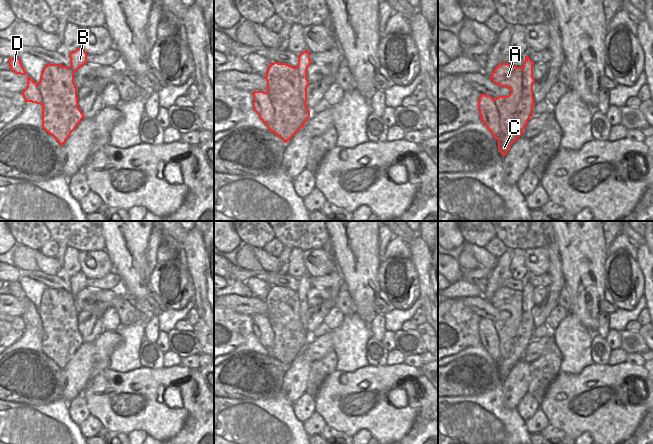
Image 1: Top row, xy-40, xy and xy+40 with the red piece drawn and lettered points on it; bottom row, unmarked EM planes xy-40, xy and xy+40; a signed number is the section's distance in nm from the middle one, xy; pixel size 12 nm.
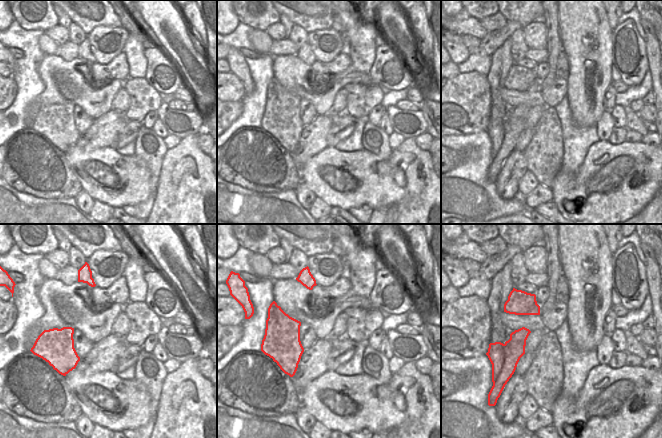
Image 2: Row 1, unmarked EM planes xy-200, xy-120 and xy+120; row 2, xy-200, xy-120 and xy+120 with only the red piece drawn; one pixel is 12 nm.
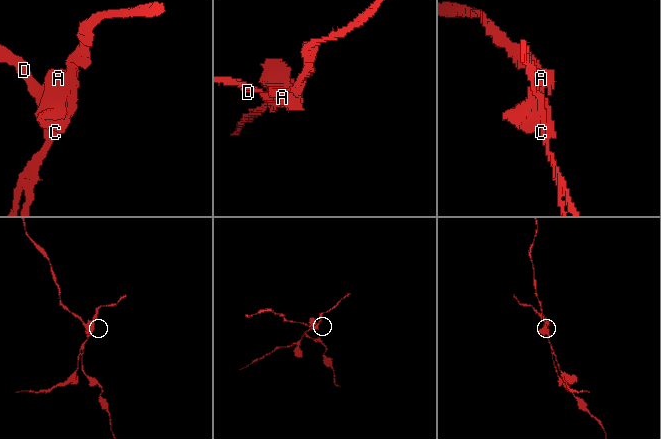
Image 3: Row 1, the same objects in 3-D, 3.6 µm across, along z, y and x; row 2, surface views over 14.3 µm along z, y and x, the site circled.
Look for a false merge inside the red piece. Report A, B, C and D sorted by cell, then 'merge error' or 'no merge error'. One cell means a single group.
A B C / D; merge error

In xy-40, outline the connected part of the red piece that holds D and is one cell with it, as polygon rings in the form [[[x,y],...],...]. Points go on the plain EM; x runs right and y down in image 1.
[[[10,282],[8,283],[10,295],[20,298],[20,299],[26,299],[26,295],[21,287],[21,284],[19,282]]]

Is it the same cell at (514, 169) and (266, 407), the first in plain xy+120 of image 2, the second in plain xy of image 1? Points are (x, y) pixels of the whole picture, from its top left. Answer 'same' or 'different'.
different

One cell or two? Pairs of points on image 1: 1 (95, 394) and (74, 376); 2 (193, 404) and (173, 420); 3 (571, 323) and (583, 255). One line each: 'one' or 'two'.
1: two
2: two
3: two

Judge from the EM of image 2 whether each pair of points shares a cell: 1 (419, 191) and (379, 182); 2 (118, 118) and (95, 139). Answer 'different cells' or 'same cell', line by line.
1: different cells
2: same cell

